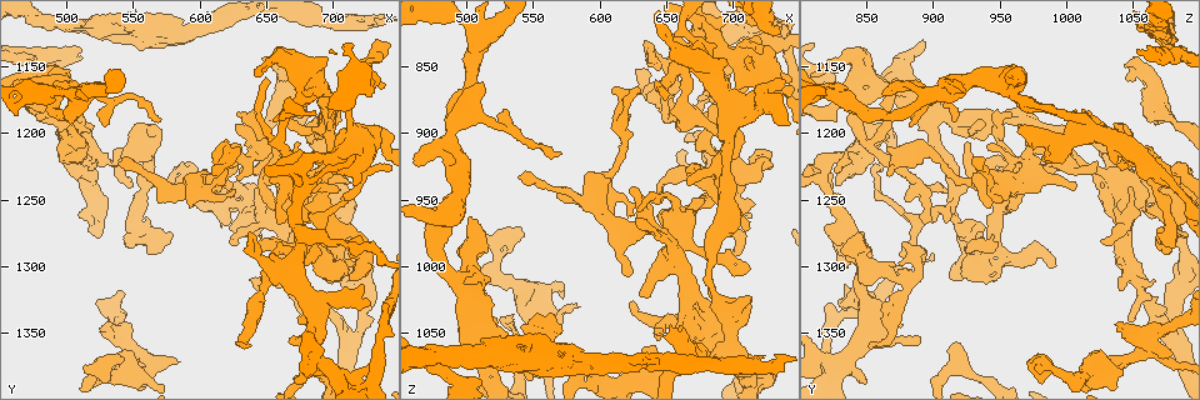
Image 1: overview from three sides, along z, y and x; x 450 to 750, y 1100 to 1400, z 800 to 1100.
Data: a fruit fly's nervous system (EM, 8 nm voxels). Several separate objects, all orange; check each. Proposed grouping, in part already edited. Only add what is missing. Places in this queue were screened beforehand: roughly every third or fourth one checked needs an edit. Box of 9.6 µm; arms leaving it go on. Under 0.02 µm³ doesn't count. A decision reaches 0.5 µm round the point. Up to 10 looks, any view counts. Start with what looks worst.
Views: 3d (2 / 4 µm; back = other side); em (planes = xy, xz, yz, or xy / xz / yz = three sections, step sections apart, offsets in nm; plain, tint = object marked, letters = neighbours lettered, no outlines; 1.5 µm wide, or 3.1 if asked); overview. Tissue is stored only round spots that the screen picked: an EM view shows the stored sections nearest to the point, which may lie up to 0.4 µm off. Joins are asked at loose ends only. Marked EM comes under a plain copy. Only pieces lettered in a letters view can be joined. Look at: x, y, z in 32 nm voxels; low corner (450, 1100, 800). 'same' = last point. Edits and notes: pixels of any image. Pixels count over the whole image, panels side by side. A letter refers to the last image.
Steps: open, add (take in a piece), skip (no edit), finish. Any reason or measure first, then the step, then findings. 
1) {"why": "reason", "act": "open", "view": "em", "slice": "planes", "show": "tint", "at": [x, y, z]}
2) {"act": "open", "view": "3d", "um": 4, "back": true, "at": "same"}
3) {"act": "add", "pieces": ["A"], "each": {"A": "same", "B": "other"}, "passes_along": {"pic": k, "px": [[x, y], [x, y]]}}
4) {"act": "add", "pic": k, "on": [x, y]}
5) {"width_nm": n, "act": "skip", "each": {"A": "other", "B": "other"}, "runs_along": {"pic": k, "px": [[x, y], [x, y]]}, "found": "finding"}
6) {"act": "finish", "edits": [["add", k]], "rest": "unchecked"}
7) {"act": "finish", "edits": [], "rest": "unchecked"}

{"why": "free end", "act": "open", "view": "em", "slice": "planes", "show": "letters", "at": [474, 1160, 906]}

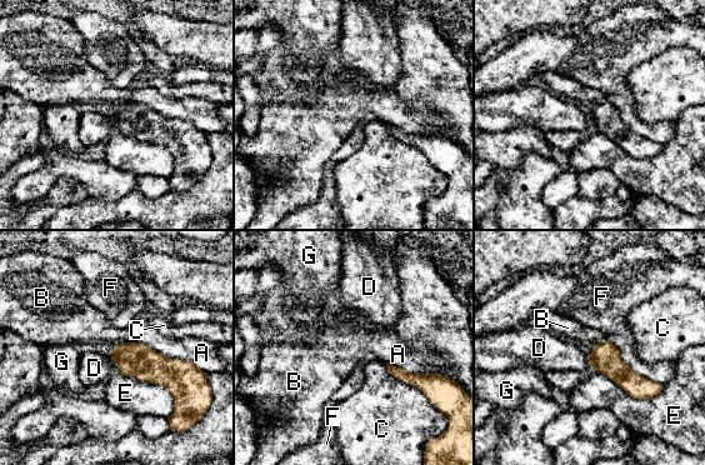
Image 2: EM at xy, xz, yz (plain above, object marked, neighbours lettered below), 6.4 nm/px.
{"longest_contact_nm": ["F", 460], "act": "skip", "each": {"A": "other", "B": "other", "C": "other", "D": "other", "E": "other", "F": "other", "G": "other"}, "border": {"pic": 2, "px": [[609, 339], [593, 345]]}, "found": "no lettered piece goes on from it"}

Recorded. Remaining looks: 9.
{"why": "branch stops here", "act": "open", "view": "em", "slice": "planes", "show": "letters", "at": [630, 1188, 960]}

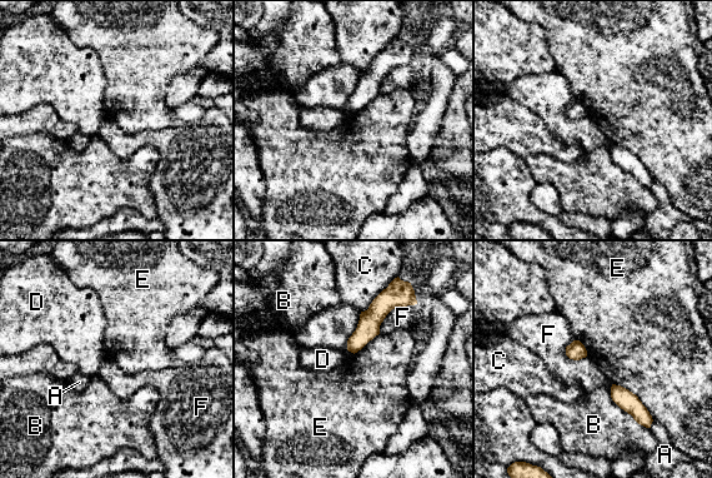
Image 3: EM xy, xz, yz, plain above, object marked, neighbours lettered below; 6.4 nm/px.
{"act": "skip", "each": {"A": "other", "B": "other", "C": "other", "D": "other", "E": "other", "F": "other"}, "runs_along": {"pic": 3, "px": [[396, 299], [370, 320], [351, 348]]}, "found": "no lettered piece goes on from it"}

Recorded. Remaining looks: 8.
{"why": "an open end", "act": "open", "view": "em", "slice": "xy", "step": 4, "show": "letters", "at": [622, 1242, 1010]}

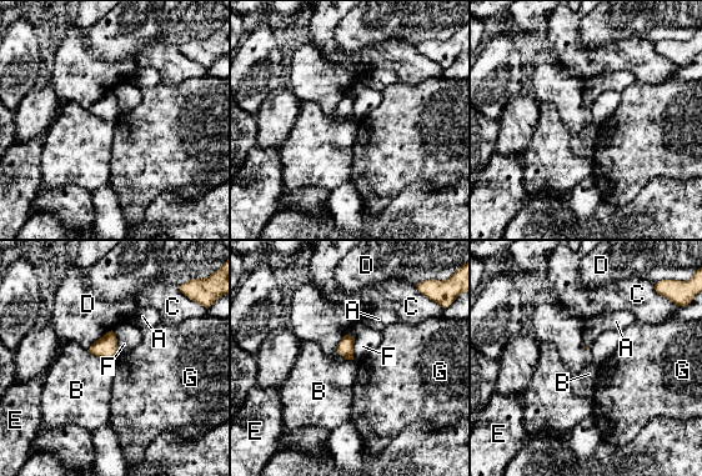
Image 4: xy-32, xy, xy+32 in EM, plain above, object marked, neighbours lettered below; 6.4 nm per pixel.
{"longest_contact_nm": ["D", 220], "act": "skip", "each": {"A": "other", "B": "other", "C": "other", "D": "other", "E": "other", "F": "other", "G": "other"}, "border": {"pic": 4, "px": [[111, 329], [88, 350]]}, "found": "no lettered piece goes on from it"}

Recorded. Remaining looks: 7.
{"why": "branch stops here", "act": "open", "view": "em", "slice": "planes", "show": "letters", "at": [672, 1384, 848]}

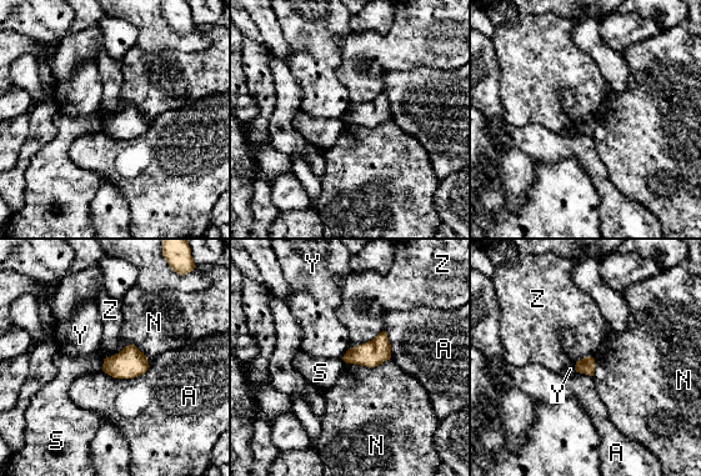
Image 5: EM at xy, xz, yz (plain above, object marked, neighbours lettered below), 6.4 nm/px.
{"width_nm": 110, "act": "skip", "each": {"A": "other", "N": "other", "S": "other", "Y": "other", "Z": "other"}, "border": {"pic": 5, "px": [[382, 330], [370, 340], [349, 349]]}, "found": "none of them fits"}

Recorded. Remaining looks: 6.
{"act": "finish", "edits": [], "rest": "unchecked"}

